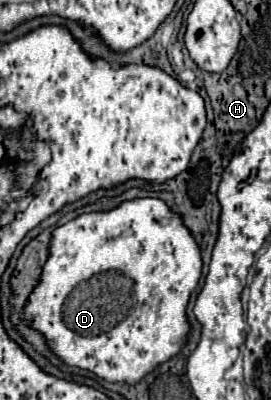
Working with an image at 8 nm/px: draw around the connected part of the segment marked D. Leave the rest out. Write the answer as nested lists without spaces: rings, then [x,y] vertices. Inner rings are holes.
[[[161,198],[127,200],[107,212],[85,212],[51,232],[49,256],[43,264],[37,286],[27,298],[23,320],[29,322],[31,328],[45,338],[49,350],[61,358],[65,366],[89,370],[107,382],[137,384],[155,366],[171,360],[185,346],[191,332],[191,324],[187,320],[187,304],[191,292],[199,284],[201,270],[201,248],[195,242],[191,230],[183,224],[181,214],[165,206]],[[111,268],[125,276],[127,288],[131,288],[129,296],[125,296],[123,304],[115,306],[113,312],[107,310],[109,304],[103,296],[103,278],[111,280],[111,276],[105,274]],[[89,282],[93,284],[87,292],[83,286]]]

